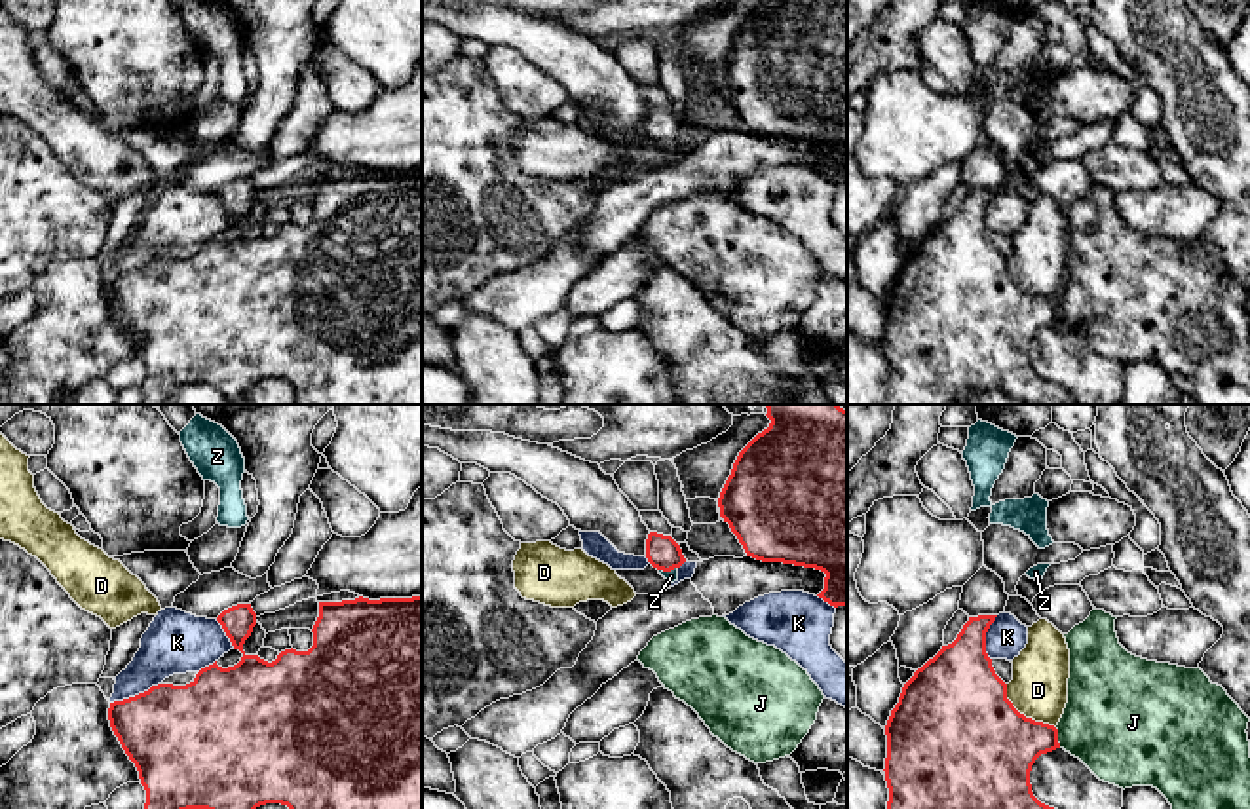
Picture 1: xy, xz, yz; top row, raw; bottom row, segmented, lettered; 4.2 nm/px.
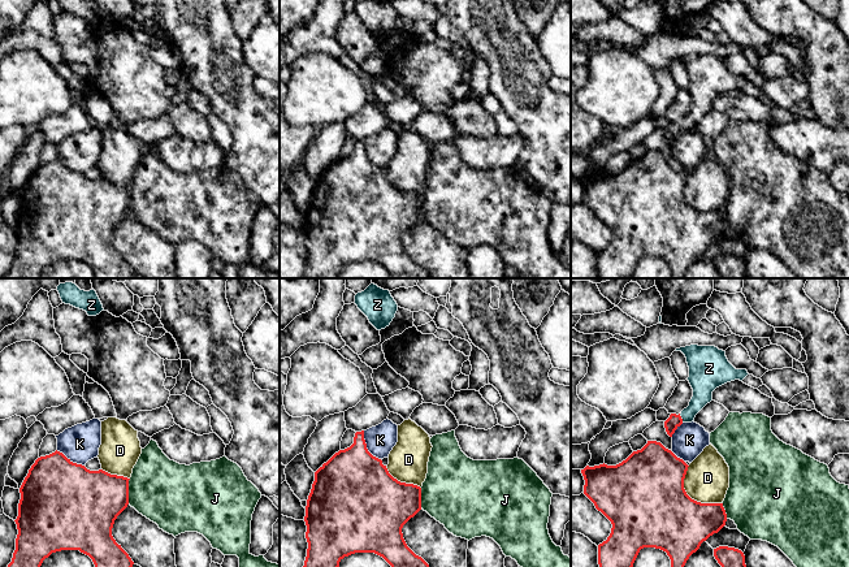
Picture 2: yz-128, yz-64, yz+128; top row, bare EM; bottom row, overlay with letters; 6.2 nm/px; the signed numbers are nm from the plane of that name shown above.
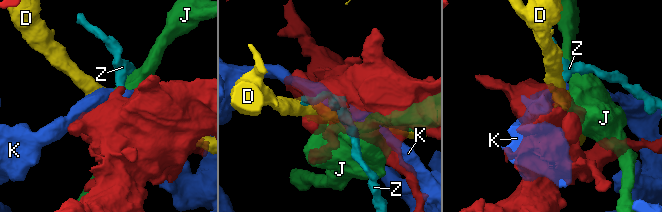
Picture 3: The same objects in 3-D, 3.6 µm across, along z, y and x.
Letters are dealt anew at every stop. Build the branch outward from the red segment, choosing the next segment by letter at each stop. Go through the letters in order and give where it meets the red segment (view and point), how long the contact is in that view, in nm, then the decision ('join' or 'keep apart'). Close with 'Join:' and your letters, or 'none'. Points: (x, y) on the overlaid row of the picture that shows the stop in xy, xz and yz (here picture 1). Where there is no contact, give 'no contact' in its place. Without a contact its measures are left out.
D: contact yz (1022, 714); length 280 nm; keep apart
J: contact yz (1057, 737); length 90 nm; keep apart
K: contact xy (135, 696); length 240 nm; keep apart
Z: contact xz (667, 570); length 80 nm; join
Join: Z

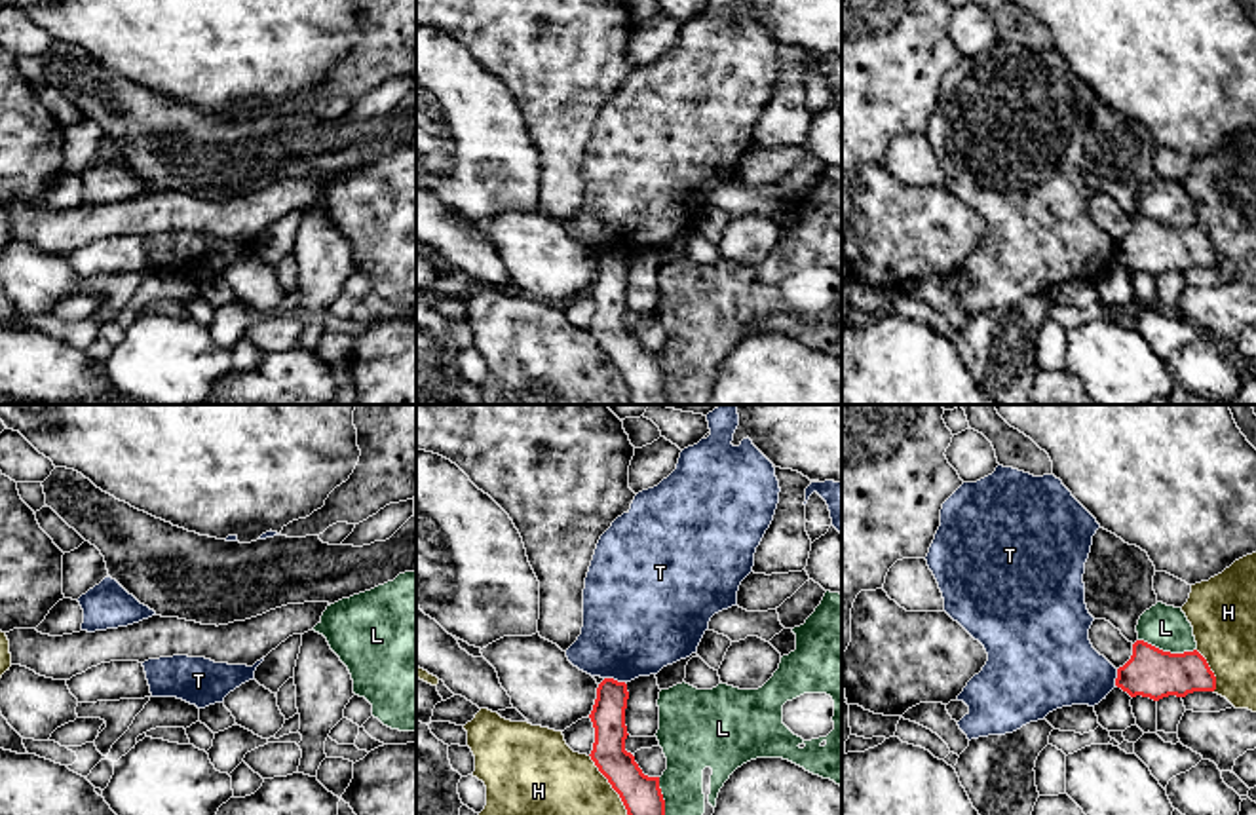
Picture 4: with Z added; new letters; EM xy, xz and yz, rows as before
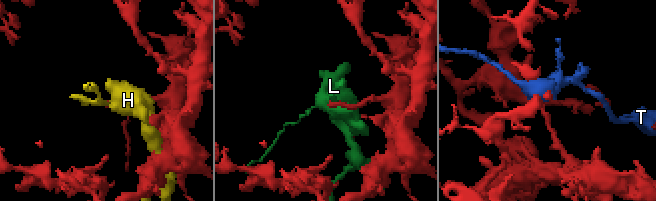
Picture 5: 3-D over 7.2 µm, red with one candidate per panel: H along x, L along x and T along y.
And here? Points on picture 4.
H: contact xz (610, 783); length 300 nm; keep apart
L: contact yz (1167, 652); length 240 nm; keep apart
T: contact xz (612, 679); length 90 nm; keep apart
Join: none

